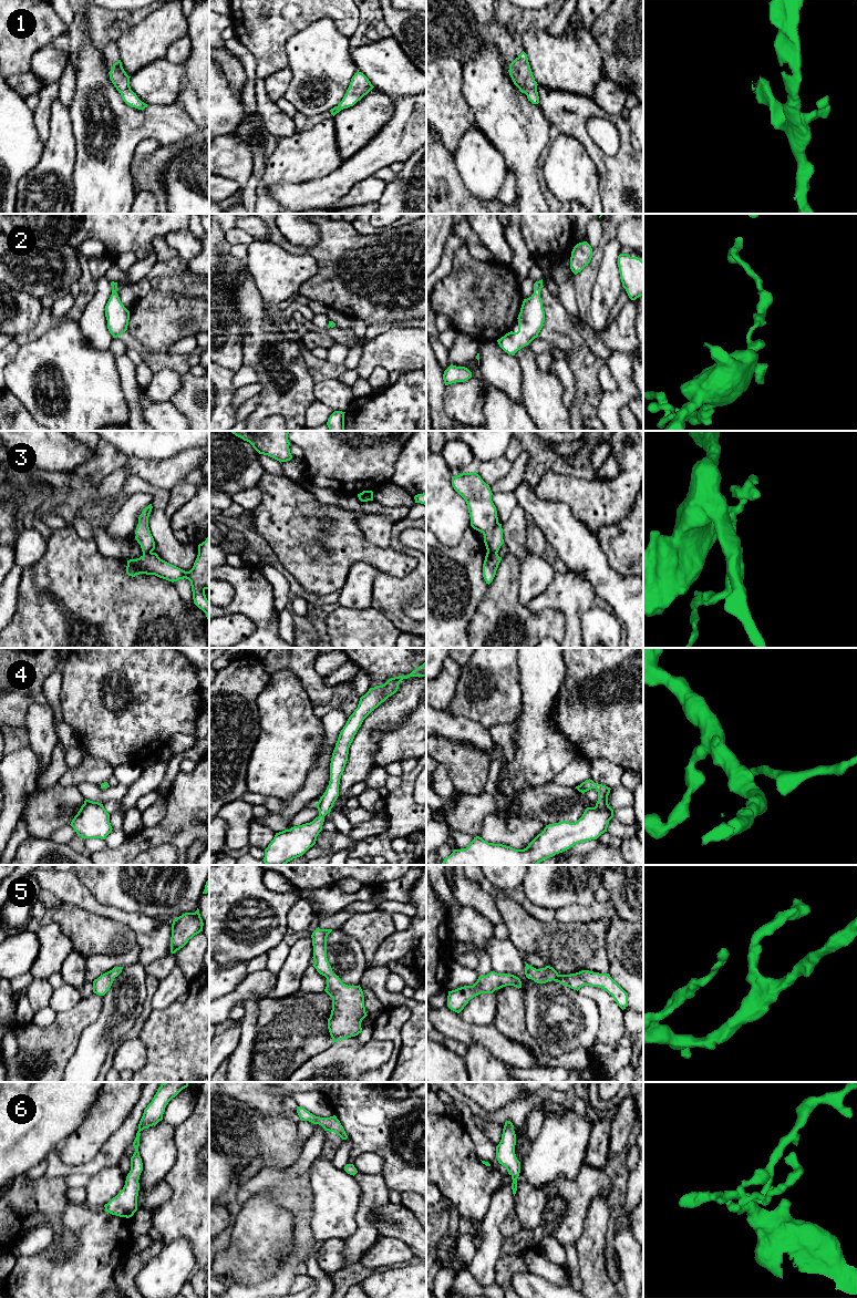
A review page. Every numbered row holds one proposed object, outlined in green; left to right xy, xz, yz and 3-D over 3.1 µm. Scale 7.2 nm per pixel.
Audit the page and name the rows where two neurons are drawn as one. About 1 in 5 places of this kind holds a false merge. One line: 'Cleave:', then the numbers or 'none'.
Cleave: 3

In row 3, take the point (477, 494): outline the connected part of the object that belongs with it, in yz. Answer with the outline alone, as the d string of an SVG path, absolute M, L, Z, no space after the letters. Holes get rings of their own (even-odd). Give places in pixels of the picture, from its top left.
M476 472L452 476L454 490L465 499L471 526L484 535L487 552L498 553L504 544L502 524L492 501L492 491Z

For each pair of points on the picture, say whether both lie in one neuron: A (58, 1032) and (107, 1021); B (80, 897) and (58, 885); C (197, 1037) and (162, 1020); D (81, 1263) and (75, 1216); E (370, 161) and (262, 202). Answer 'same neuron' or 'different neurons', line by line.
A: different neurons
B: same neuron
C: same neuron
D: same neuron
E: different neurons

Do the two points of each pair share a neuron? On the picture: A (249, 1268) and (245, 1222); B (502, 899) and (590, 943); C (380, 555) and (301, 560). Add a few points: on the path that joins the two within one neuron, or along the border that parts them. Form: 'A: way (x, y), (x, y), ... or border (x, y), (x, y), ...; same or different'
A: way (249, 1257), (249, 1233); same
B: way (523, 922), (539, 938), (555, 943), (568, 943); same
C: way (360, 554), (336, 554), (330, 558), (321, 559); same

